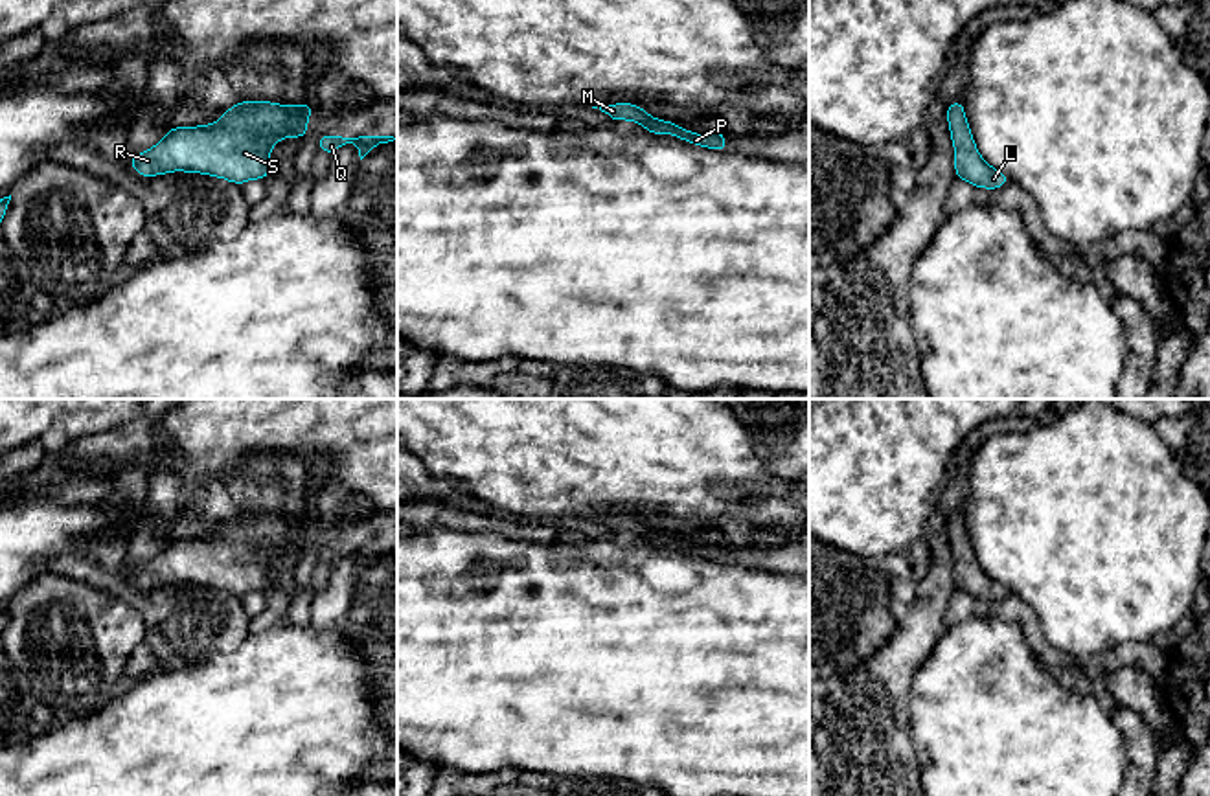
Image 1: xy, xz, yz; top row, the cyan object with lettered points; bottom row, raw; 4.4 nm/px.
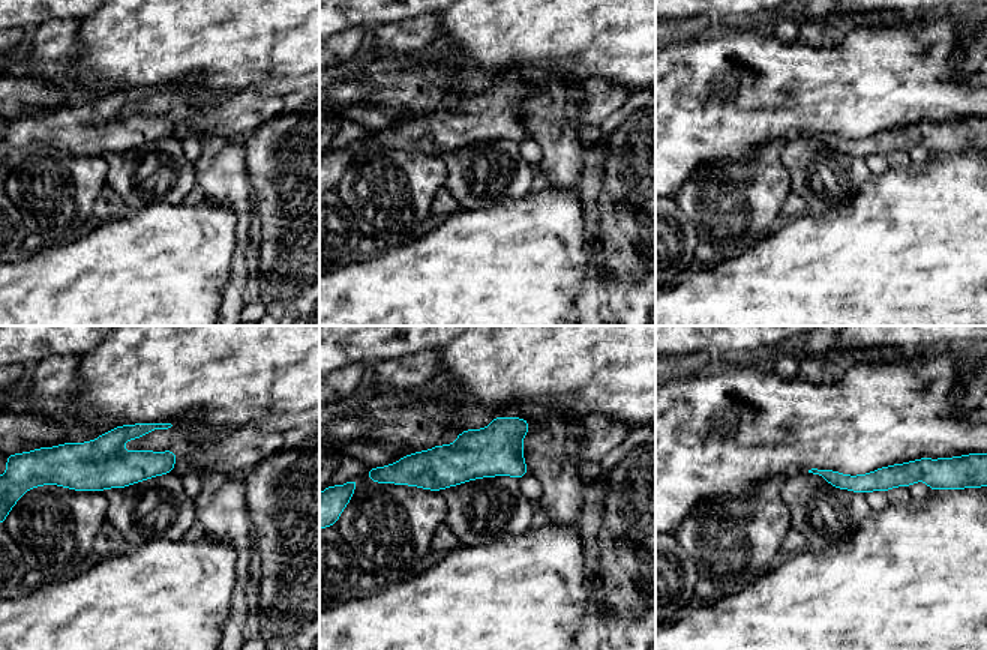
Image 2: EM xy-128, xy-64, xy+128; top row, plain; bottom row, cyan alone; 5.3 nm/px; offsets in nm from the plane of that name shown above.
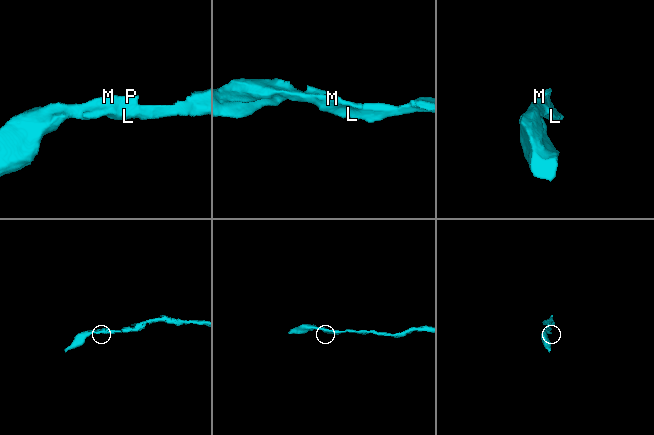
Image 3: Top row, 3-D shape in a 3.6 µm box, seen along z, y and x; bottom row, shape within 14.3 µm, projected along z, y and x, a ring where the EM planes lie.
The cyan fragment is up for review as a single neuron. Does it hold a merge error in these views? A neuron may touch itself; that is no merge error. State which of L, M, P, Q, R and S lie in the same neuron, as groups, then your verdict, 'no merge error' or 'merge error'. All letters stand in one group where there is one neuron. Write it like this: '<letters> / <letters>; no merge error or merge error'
L M P Q R S; no merge error

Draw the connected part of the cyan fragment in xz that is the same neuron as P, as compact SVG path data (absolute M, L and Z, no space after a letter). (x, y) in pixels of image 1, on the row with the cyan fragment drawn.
M633 103L605 105L605 107L599 107L599 110L605 112L614 121L622 121L622 119L636 121L644 129L647 129L649 134L673 134L691 145L702 145L713 151L726 151L726 136L721 134L719 129L713 131L712 134L702 136L699 132L686 131L677 123L651 118L645 112L645 108L636 107Z

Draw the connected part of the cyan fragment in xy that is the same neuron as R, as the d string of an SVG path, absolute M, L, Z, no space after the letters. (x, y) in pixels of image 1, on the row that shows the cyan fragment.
M239 101L211 125L173 127L166 138L127 162L138 176L173 171L230 180L267 180L270 149L287 136L303 142L314 105L287 107L270 101Z

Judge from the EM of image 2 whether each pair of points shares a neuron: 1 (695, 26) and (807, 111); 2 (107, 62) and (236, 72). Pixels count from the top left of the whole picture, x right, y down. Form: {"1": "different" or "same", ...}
{"1": "different", "2": "same"}

